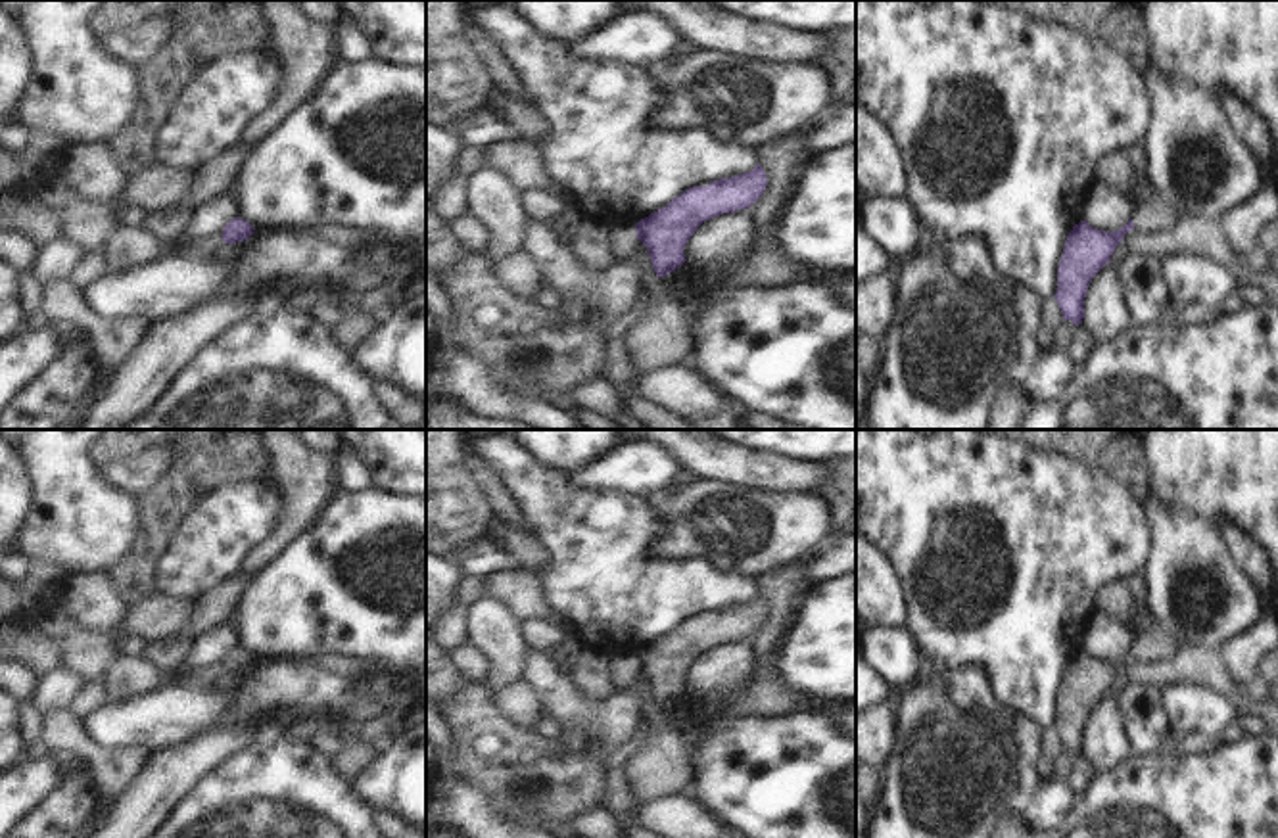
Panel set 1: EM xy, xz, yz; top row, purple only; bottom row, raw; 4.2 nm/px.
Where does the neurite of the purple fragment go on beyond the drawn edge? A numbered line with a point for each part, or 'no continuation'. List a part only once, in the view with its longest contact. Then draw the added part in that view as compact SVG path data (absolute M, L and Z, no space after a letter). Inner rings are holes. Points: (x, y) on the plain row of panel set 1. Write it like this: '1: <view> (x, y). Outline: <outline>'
1: yz (1156, 645). Outline: M1157 623L1155 627L1134 637L1130 648L1134 658L1126 662L1124 667L1134 663L1167 662L1176 654L1180 646L1174 637Z

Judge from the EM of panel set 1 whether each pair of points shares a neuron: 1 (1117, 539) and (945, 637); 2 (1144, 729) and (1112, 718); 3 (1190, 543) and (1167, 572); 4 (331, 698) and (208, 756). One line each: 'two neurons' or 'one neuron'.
1: one neuron
2: two neurons
3: one neuron
4: one neuron

